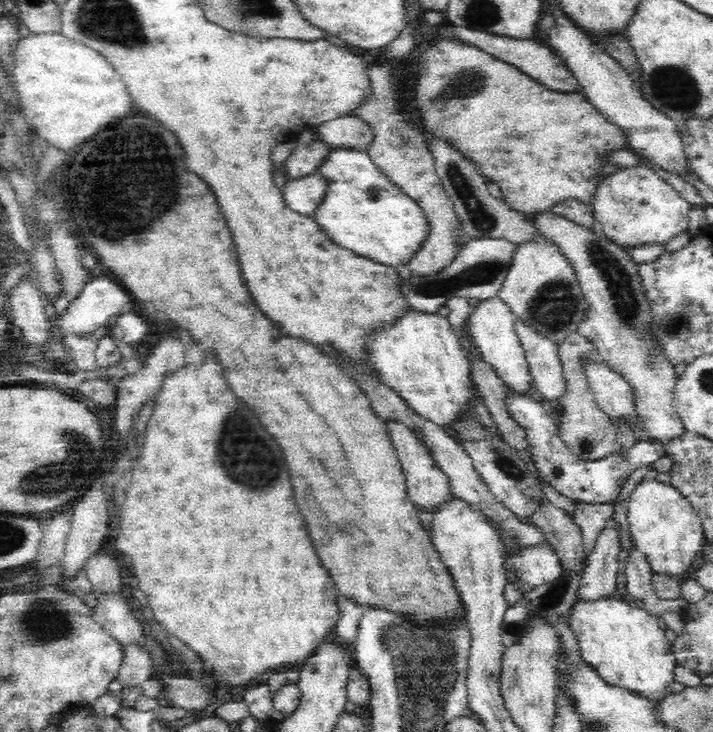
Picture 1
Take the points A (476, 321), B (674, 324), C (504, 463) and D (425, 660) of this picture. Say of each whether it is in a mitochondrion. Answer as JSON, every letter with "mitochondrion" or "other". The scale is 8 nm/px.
{"A":"other","B":"mitochondrion","C":"mitochondrion","D":"mitochondrion"}

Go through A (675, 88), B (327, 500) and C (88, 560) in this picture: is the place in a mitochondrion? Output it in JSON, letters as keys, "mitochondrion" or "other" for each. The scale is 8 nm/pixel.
{"A":"mitochondrion","B":"other","C":"other"}

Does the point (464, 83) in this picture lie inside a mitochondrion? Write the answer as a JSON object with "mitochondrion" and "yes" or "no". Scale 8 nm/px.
{"mitochondrion":"yes"}

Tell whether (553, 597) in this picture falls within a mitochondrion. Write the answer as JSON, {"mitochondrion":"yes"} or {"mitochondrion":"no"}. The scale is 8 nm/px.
{"mitochondrion":"yes"}

